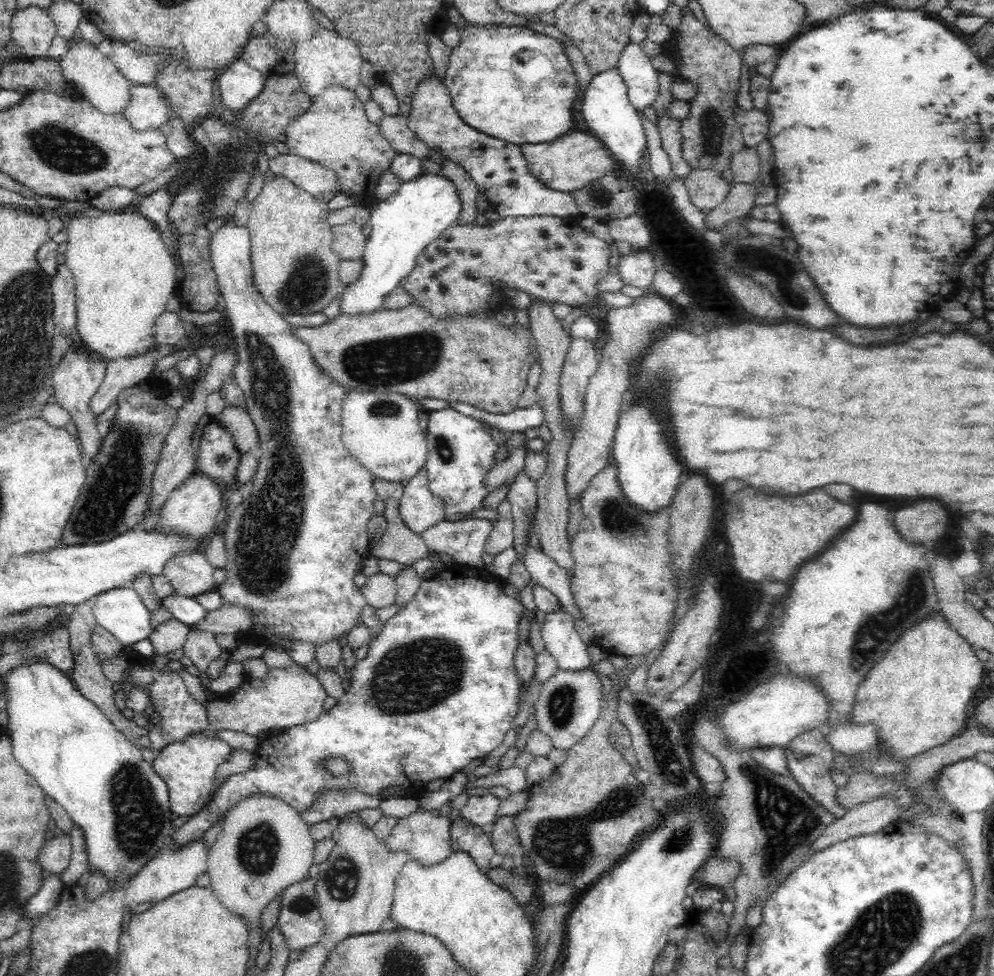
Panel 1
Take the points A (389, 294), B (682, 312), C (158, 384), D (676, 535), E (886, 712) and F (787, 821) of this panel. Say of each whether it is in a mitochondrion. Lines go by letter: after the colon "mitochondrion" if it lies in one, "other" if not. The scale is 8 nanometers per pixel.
A: other
B: other
C: other
D: other
E: other
F: mitochondrion

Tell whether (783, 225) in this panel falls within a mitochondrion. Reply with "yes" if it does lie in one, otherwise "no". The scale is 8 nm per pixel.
no

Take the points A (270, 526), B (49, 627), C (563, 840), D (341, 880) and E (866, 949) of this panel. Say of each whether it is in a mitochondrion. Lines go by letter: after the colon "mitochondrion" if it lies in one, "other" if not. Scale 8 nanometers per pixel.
A: mitochondrion
B: other
C: mitochondrion
D: mitochondrion
E: mitochondrion

